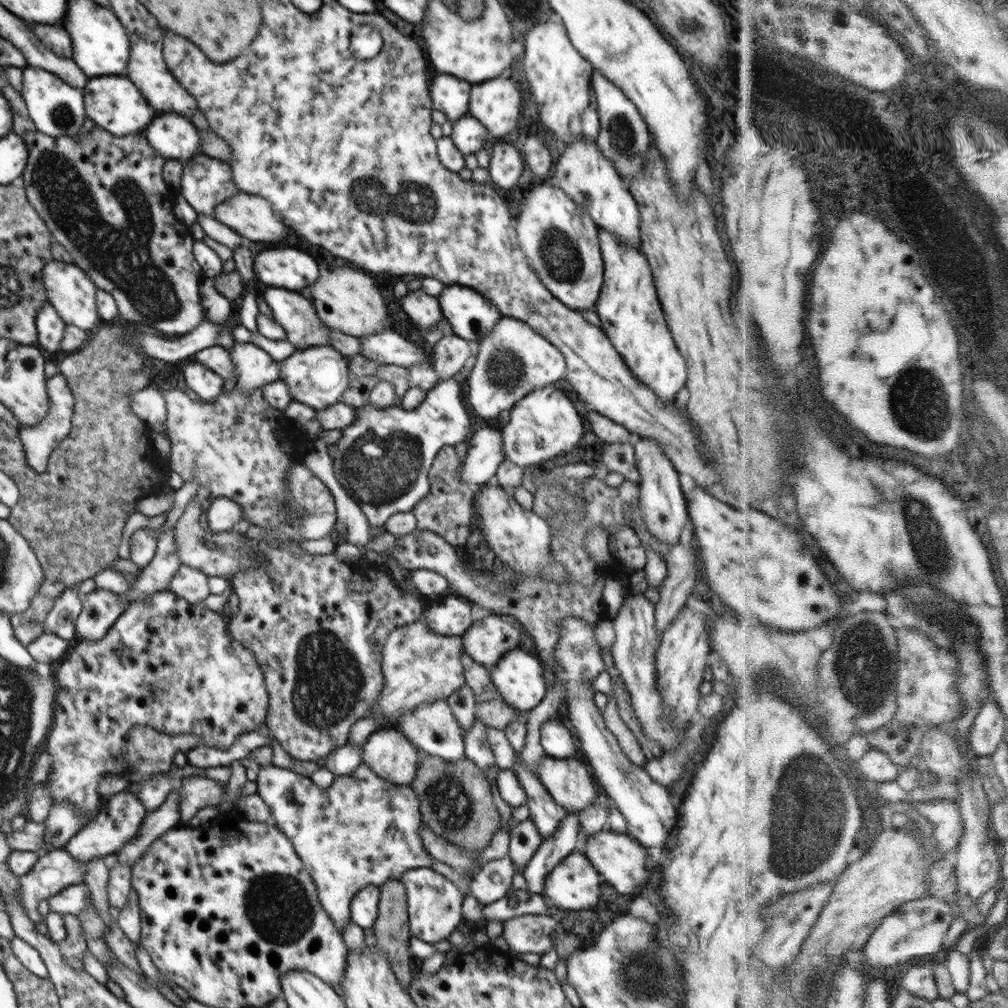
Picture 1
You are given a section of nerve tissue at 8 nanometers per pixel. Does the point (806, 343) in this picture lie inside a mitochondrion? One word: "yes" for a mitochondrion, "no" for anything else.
no

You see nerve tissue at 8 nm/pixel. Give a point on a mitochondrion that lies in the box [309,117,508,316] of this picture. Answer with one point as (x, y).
(417, 202)

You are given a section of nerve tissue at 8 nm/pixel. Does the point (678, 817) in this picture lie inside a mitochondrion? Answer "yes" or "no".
no

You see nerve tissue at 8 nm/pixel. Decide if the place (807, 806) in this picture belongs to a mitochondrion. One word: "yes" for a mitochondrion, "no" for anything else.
yes

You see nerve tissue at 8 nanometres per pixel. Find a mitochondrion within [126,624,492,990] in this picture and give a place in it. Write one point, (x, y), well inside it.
(328, 680)

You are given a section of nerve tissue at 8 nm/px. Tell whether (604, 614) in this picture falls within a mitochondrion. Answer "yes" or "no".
no

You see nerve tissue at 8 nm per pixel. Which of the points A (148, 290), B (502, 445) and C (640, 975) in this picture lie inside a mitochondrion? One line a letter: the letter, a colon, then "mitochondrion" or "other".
A: mitochondrion
B: other
C: mitochondrion

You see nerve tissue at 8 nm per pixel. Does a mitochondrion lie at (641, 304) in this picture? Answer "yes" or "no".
no

